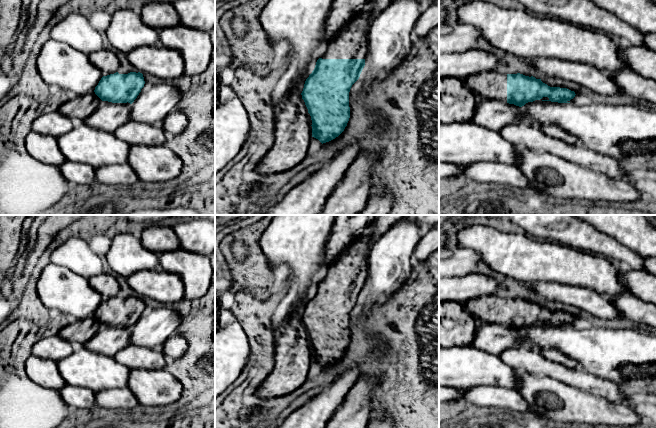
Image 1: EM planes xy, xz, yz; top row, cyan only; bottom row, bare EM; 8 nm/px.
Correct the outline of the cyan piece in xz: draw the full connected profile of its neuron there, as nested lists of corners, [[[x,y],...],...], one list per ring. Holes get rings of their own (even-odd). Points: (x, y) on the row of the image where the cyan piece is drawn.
[[[367,7],[329,42],[306,79],[302,99],[312,120],[312,137],[322,144],[338,137],[350,118],[349,92],[368,55],[370,15]]]

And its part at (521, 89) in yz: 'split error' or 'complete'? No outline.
split error

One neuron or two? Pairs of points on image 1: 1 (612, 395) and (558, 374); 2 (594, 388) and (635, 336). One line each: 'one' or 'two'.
1: one
2: two

